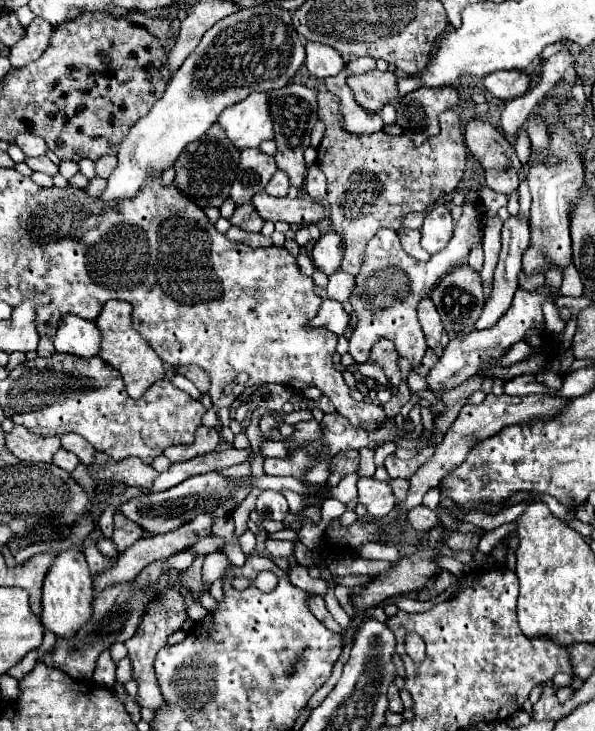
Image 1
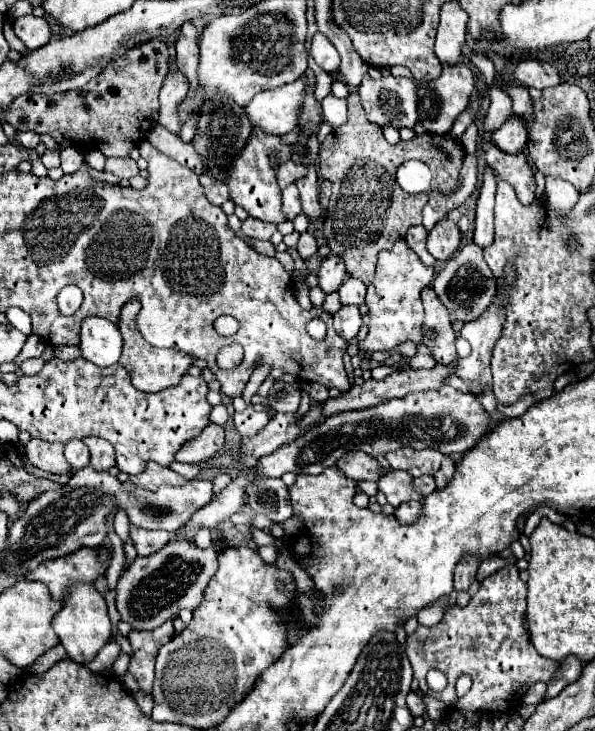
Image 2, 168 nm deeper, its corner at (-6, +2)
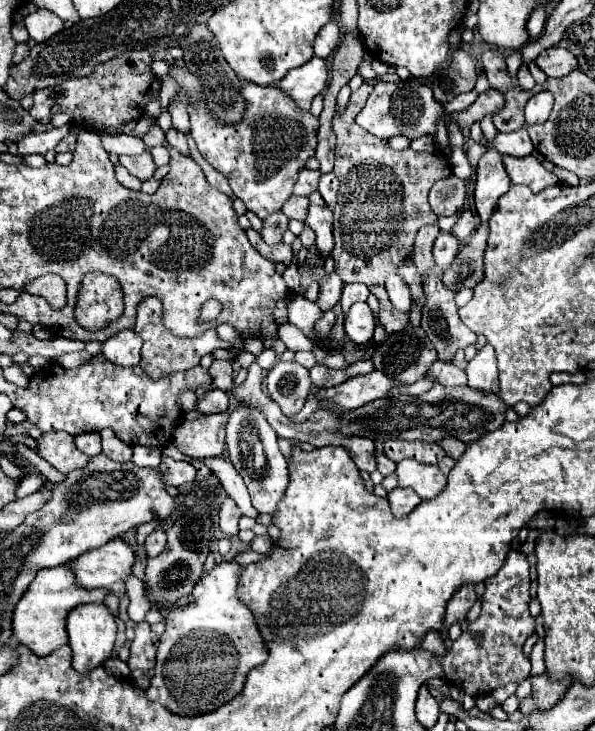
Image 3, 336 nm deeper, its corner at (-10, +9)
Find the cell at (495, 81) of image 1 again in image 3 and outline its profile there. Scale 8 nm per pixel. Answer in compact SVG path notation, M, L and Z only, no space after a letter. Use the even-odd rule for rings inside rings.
M552 46L552 48L544 50L536 58L536 64L548 78L562 78L578 68L576 56L570 50L560 48L560 46Z

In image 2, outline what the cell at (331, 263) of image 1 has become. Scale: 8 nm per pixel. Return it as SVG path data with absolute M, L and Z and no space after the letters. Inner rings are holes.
M330 255L322 261L322 267L318 271L318 287L328 295L338 291L338 287L346 279L346 267L338 255Z

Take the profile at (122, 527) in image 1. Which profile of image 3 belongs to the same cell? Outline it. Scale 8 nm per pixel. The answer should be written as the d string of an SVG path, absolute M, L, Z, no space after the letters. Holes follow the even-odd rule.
M158 528L158 530L154 530L152 534L146 536L146 552L148 552L148 556L160 554L164 550L164 546L166 546L166 532L162 528Z

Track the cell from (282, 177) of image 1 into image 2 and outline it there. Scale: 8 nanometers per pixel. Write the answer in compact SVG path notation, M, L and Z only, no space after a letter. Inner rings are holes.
M290 185L282 191L282 213L286 215L288 221L294 221L300 213L302 213L302 207L300 207L300 195L298 195L298 189L296 185Z

